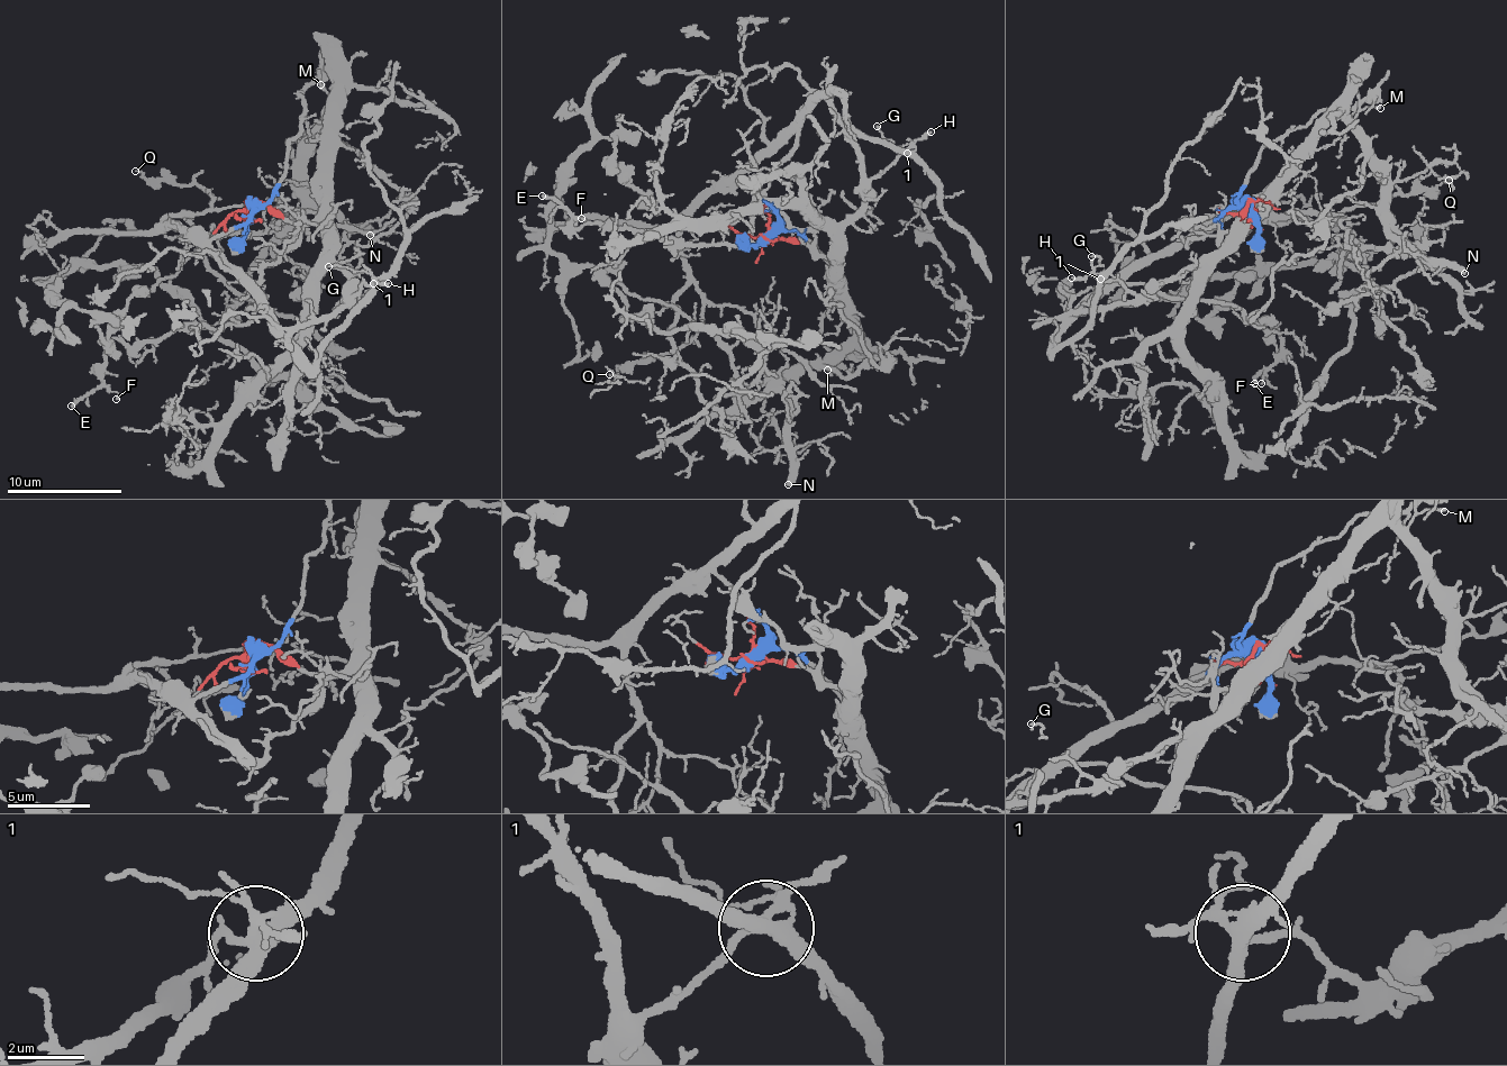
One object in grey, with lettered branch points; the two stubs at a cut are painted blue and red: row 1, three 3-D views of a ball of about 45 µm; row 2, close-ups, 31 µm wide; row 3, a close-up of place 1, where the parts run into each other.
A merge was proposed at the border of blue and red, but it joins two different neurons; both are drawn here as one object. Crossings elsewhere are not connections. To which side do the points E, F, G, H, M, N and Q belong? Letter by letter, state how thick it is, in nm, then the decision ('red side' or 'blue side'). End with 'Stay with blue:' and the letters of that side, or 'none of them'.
E: 200 nm | blue side
F: 90 nm | blue side
G: 120 nm | red side
H: 240 nm | red side
M: 160 nm | red side
N: 440 nm | red side
Q: 110 nm | blue side
Stay with blue: E, F, Q

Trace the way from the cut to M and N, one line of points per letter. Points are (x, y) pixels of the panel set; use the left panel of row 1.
M: (248, 209), (252, 201), (265, 201), (282, 219), (297, 222), (308, 221), (321, 210), (341, 109), (320, 85)
N: (248, 209), (265, 201), (297, 222), (321, 210), (336, 99), (307, 160), (307, 188), (370, 235)

